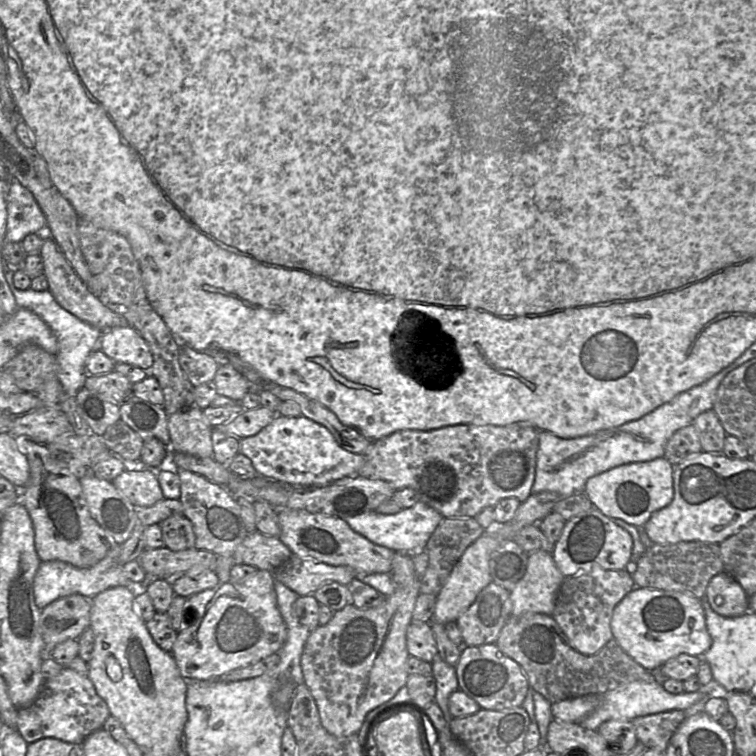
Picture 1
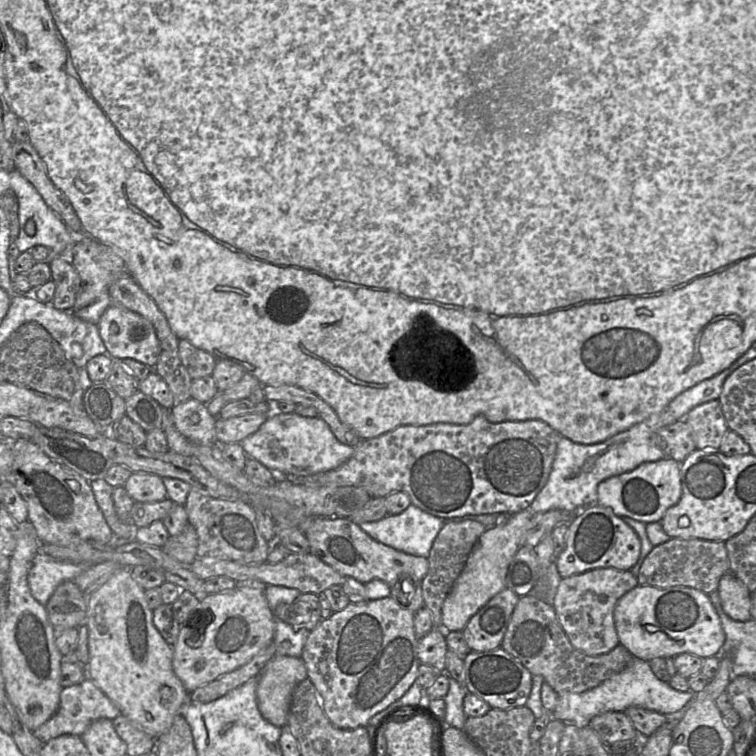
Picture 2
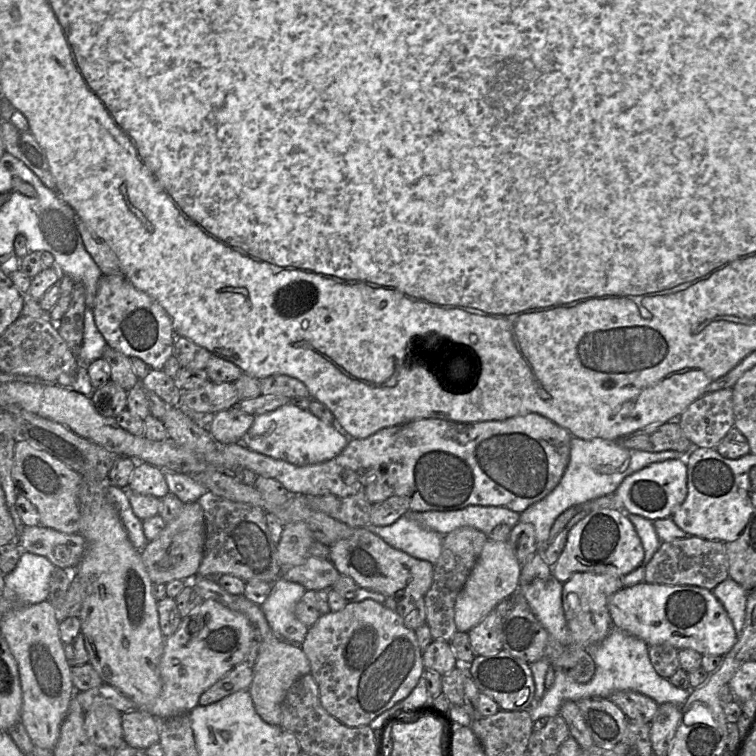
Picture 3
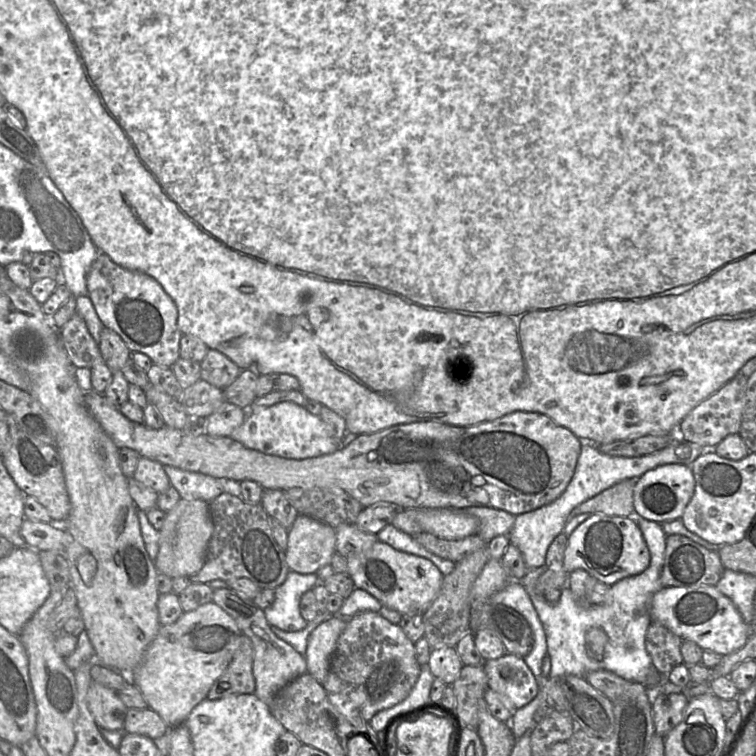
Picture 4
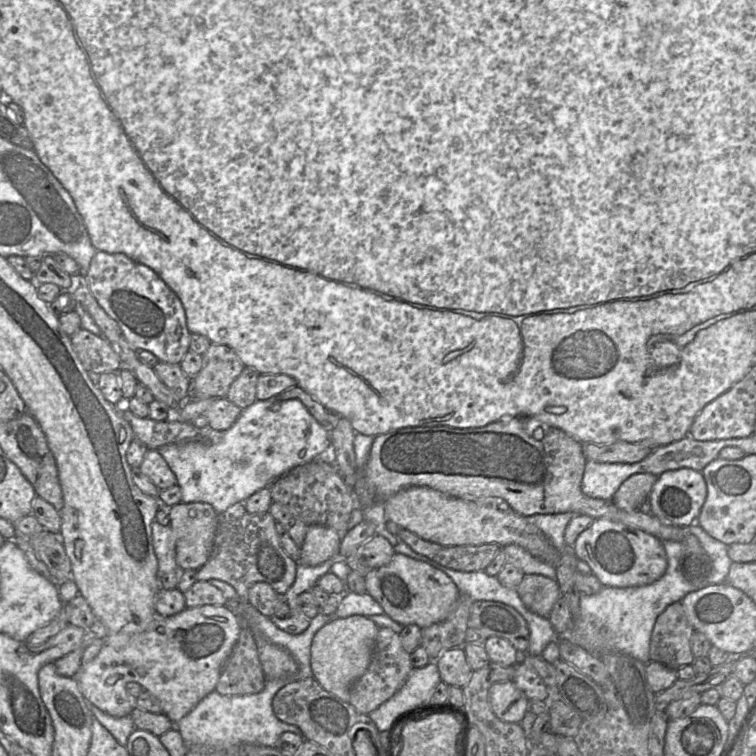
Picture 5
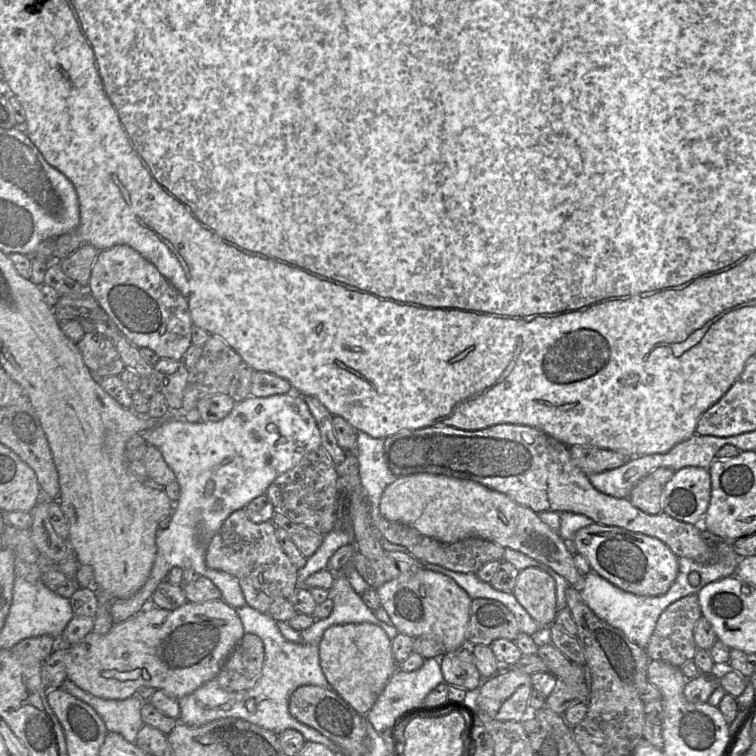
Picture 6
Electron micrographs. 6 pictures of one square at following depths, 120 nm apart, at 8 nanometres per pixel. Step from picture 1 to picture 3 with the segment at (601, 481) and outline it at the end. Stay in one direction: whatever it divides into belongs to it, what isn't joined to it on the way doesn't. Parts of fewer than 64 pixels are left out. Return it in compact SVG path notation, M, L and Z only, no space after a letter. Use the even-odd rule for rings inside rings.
M668 459L652 463L627 476L614 492L626 513L643 516L651 521L671 517L688 494L687 464L685 459Z

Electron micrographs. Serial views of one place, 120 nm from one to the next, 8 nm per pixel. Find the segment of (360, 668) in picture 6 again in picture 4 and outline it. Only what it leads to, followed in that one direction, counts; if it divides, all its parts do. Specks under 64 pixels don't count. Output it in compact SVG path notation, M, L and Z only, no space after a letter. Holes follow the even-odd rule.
M334 616L315 628L308 638L305 654L307 673L311 674L320 684L323 684L326 679L330 659L346 624L347 619Z

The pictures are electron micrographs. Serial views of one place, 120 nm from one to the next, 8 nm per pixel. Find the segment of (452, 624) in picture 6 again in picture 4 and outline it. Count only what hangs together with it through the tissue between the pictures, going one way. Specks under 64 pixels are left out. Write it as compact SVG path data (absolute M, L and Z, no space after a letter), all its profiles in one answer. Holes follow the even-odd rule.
M377 541L367 551L346 558L348 575L356 588L363 589L380 601L382 606L405 615L424 615L437 598L444 575L429 560L398 551Z

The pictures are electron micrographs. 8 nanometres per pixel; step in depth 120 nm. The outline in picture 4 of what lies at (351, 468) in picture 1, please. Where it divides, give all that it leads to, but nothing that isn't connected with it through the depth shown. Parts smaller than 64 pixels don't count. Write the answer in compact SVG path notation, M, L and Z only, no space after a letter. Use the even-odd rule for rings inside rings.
M283 401L272 406L253 406L247 411L243 424L232 433L230 438L247 448L288 459L306 459L331 454L343 444L335 439L318 415L313 415L305 407L290 401Z

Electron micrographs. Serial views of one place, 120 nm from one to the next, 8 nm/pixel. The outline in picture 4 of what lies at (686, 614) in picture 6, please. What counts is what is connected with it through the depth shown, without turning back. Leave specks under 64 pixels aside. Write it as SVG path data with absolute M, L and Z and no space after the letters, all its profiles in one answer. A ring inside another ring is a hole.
M652 621L646 634L646 650L649 653L654 669L667 677L674 667L684 663L680 651L682 638L665 626Z

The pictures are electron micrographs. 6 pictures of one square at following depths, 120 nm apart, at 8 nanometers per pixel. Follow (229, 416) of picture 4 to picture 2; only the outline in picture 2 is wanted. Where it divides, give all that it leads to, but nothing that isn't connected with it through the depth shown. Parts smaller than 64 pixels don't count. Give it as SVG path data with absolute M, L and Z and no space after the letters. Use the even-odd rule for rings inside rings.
M244 414L237 417L222 419L216 417L216 443L241 443L252 435L266 422L268 414Z

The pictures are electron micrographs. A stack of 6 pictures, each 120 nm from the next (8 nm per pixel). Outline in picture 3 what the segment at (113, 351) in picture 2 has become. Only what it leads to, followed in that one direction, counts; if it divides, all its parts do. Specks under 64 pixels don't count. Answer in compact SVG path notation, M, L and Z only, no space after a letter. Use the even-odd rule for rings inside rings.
M102 275L94 301L94 319L108 346L125 356L137 357L162 370L174 353L176 334L165 309L151 296L137 289L124 275Z

